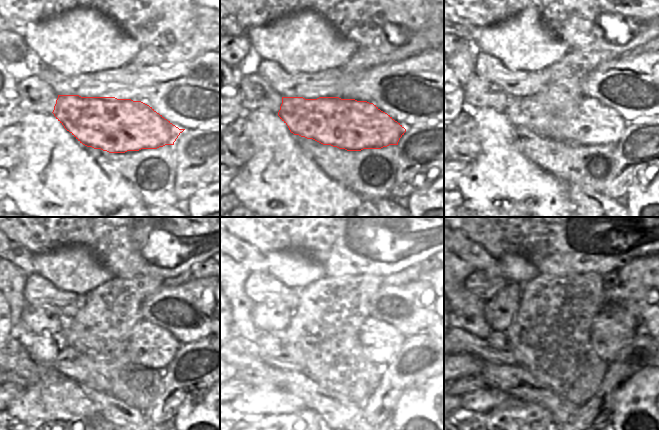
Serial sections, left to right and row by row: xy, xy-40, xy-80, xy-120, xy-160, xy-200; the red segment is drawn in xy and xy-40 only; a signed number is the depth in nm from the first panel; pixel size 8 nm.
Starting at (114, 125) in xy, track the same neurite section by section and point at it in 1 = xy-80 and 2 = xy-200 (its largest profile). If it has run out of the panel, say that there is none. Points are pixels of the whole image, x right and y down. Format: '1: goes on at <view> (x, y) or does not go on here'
1: goes on at xy-80 (572, 124)
2: goes on at xy-200 (609, 335)

